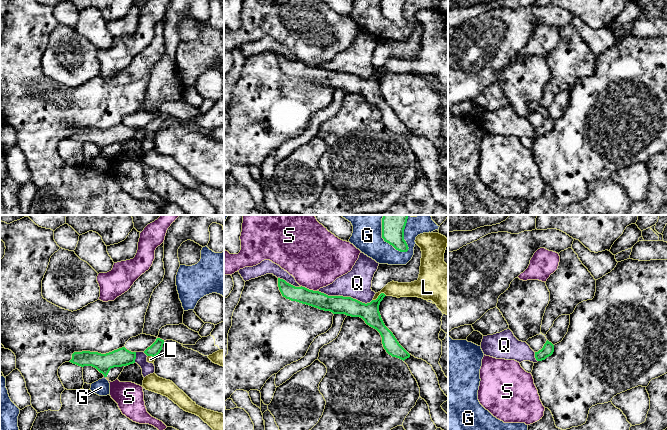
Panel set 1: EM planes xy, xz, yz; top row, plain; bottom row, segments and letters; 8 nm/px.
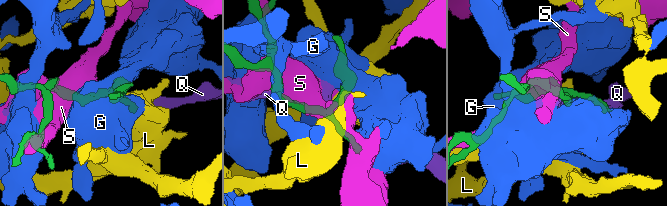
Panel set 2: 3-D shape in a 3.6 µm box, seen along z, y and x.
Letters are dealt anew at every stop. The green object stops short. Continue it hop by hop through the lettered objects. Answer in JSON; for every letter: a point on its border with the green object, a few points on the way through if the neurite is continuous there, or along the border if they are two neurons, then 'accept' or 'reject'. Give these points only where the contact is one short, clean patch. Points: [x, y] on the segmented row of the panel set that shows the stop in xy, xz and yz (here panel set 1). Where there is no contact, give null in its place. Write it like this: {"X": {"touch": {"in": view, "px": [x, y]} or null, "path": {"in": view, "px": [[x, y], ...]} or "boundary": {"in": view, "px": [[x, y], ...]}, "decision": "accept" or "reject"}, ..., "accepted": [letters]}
{"G": {"touch": {"in": "xz", "px": [383, 238]}, "decision": "reject"}, "L": {"touch": {"in": "xz", "px": [379, 295]}, "boundary": {"in": "xz", "px": [[386, 295], [381, 293], [373, 300]]}, "decision": "reject"}, "Q": {"touch": {"in": "xz", "px": [345, 297]}, "decision": "reject"}, "S": {"touch": {"in": "xz", "px": [308, 289]}, "decision": "reject"}, "accepted": []}

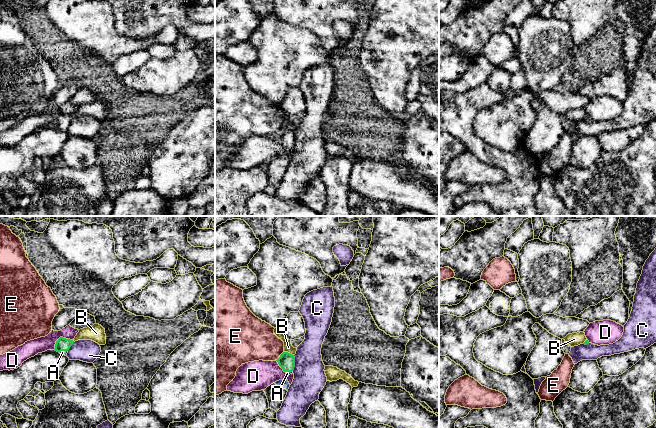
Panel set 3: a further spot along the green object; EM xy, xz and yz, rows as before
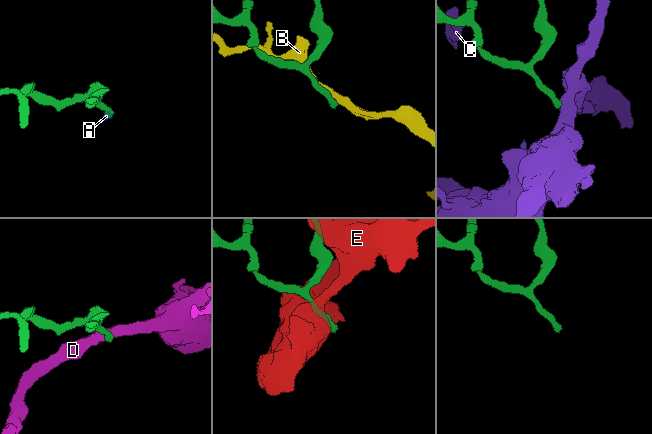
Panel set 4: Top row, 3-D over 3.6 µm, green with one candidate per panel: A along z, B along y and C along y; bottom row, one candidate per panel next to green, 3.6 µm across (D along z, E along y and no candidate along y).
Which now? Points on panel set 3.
{"A": {"touch": {"in": "xy", "px": [63, 350]}, "path": {"in": "xy", "px": [[62, 344], [63, 350], [62, 352]]}, "decision": "accept"}, "B": {"touch": {"in": "xz", "px": [289, 353]}, "decision": "reject"}, "C": {"touch": {"in": "xz", "px": [294, 363]}, "boundary": {"in": "xz", "px": [[294, 355], [294, 368], [292, 370]]}, "decision": "reject"}, "D": {"touch": {"in": "xy", "px": [60, 337]}, "boundary": {"in": "xy", "px": [[72, 339], [60, 337], [53, 349]]}, "decision": "reject"}, "E": {"touch": {"in": "xz", "px": [280, 356]}, "decision": "reject"}, "accepted": ["A"]}

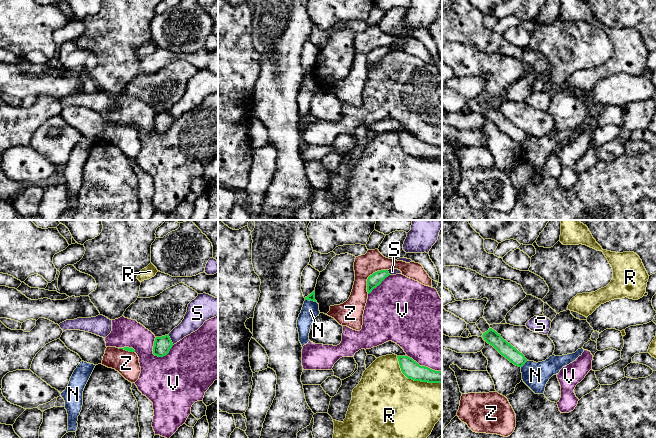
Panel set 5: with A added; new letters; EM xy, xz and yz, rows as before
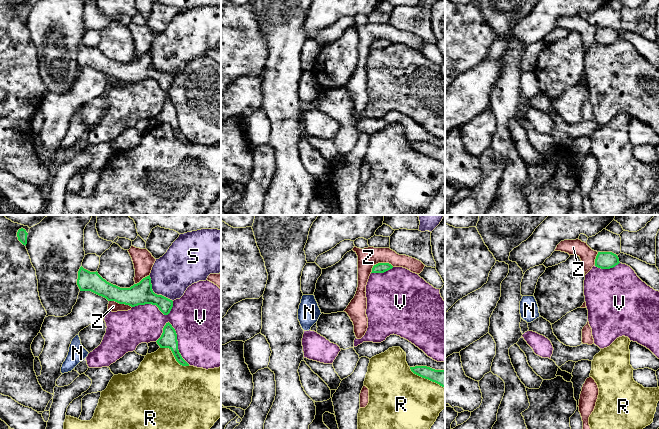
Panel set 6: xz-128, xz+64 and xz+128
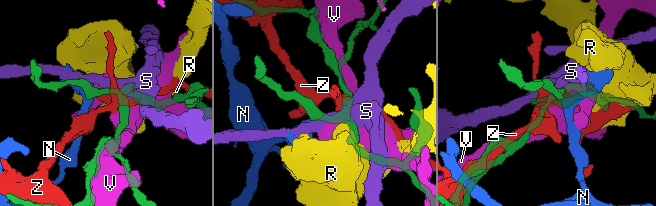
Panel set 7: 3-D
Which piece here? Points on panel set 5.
{"N": {"touch": {"in": "xz", "px": [311, 300]}, "boundary": {"in": "xz", "px": [[305, 299], [316, 302]]}, "decision": "reject"}, "R": {"touch": {"in": "xz", "px": [414, 380]}, "decision": "reject"}, "S": {"touch": {"in": "xy", "px": [170, 339]}, "decision": "reject"}, "V": {"touch": {"in": "xy", "px": [163, 355]}, "decision": "reject"}, "Z": {"touch": {"in": "xz", "px": [369, 276]}, "decision": "reject"}, "accepted": []}

